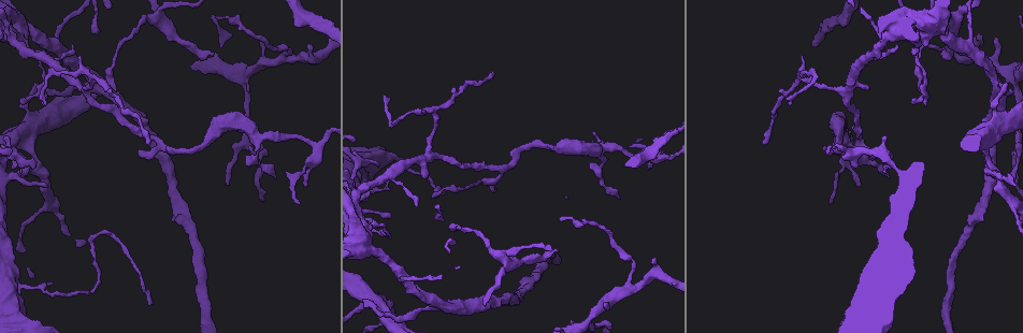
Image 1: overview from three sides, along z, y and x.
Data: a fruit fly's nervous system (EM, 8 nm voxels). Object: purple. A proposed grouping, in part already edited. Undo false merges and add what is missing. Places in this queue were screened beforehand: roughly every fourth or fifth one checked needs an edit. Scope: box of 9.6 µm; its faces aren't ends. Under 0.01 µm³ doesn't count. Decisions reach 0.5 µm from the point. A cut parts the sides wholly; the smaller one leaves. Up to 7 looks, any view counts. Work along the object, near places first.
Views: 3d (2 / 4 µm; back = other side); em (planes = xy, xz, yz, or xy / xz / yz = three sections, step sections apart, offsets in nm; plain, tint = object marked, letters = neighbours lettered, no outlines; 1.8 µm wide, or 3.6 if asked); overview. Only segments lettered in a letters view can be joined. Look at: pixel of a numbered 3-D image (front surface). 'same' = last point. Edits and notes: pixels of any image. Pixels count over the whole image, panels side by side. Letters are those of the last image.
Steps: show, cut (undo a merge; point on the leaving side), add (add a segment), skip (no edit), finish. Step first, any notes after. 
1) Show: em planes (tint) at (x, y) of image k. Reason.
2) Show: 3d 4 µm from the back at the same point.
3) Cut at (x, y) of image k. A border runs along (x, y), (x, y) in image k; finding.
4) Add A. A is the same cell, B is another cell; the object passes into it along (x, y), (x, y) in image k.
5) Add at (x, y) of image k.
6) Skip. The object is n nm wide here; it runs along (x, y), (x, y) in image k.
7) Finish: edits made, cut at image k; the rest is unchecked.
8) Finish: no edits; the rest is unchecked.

Show: 3d 2 µm at (436, 304) of image 1. Abrupt turn.

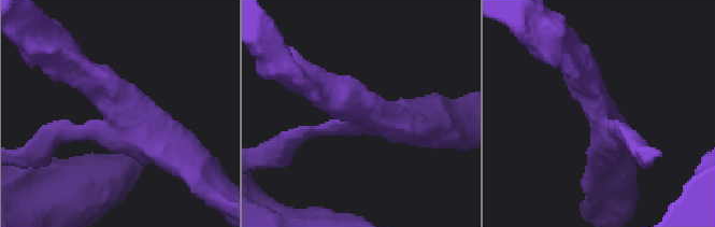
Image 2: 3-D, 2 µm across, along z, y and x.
Show: em xz step 8 (tint) at (361, 109) of image 2. Shape alone is not enough.

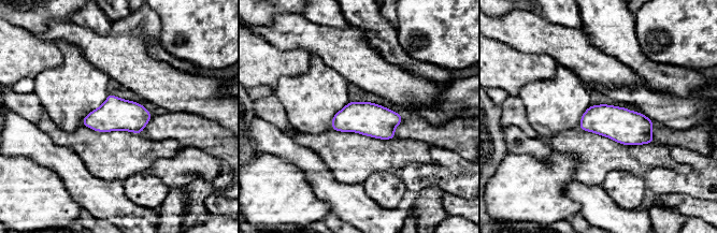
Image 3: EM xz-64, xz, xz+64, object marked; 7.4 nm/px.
Show: em planes (letters) at the same point. Cut it another way.

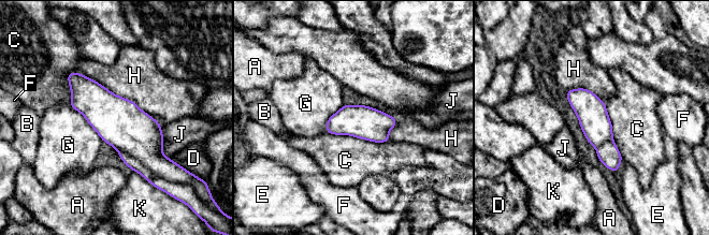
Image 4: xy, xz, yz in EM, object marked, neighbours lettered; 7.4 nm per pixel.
Cut at (131, 130) of image 4. A, B, C, D, E, F, G, H, J and K are other cells; the part that leaves runs along (70, 75), (162, 161) in image 4; a second cell is stuck on.

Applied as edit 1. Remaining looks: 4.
Show: overview. Redraw.

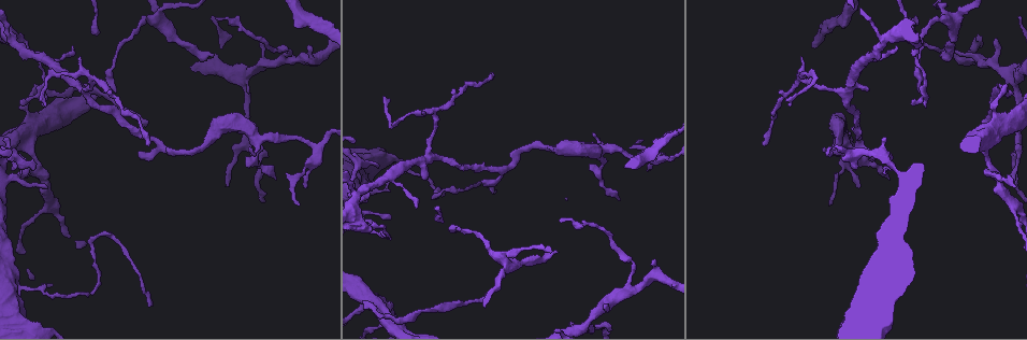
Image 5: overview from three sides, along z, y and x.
Show: em planes (plain) at (941, 57) of image 5. An open end.

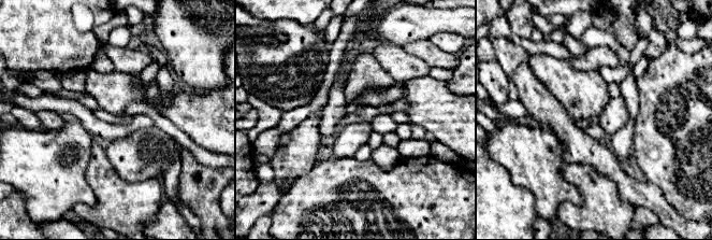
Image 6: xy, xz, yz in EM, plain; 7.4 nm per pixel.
Show: em planes (letters) at the same point.

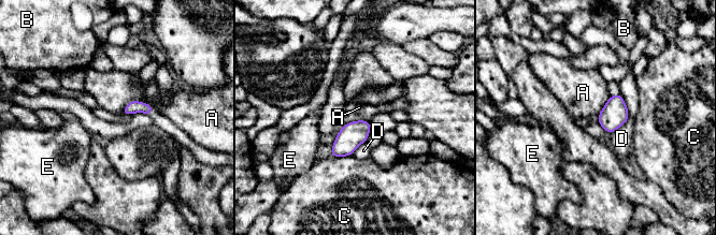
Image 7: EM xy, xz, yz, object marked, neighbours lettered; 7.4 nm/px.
Skip. A, B, C, D and E are other cells; a border runs along (147, 103), (131, 100), (120, 114) in image 7; no lettered segment goes on from it.

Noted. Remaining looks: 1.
Finish: edits made, cut at image 4; the rest is unchecked.

